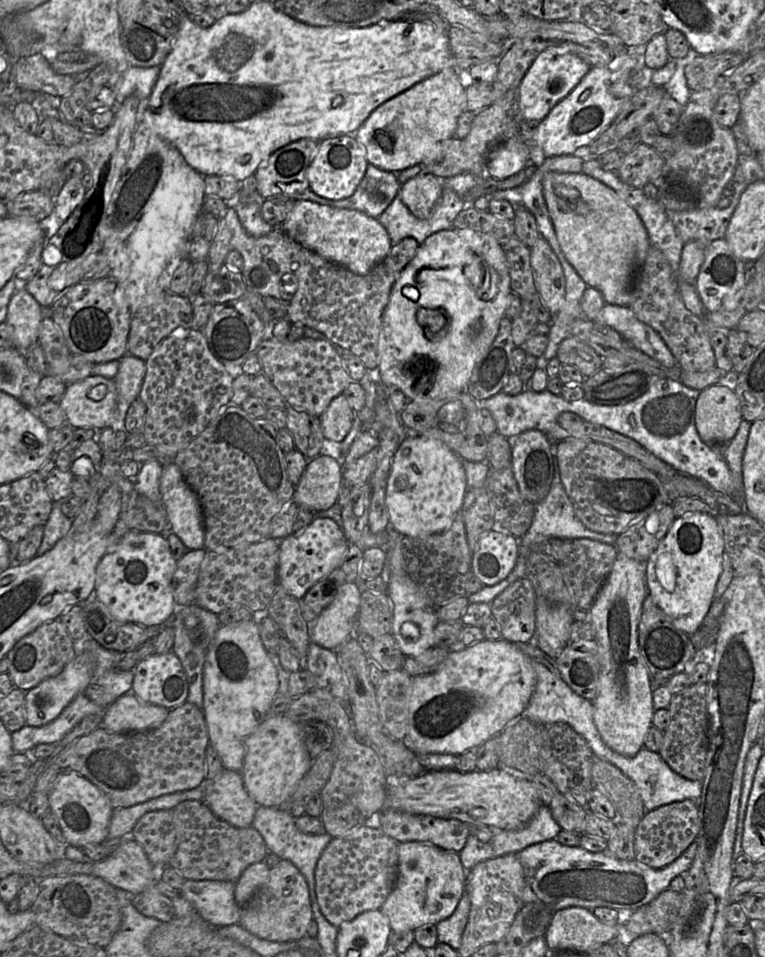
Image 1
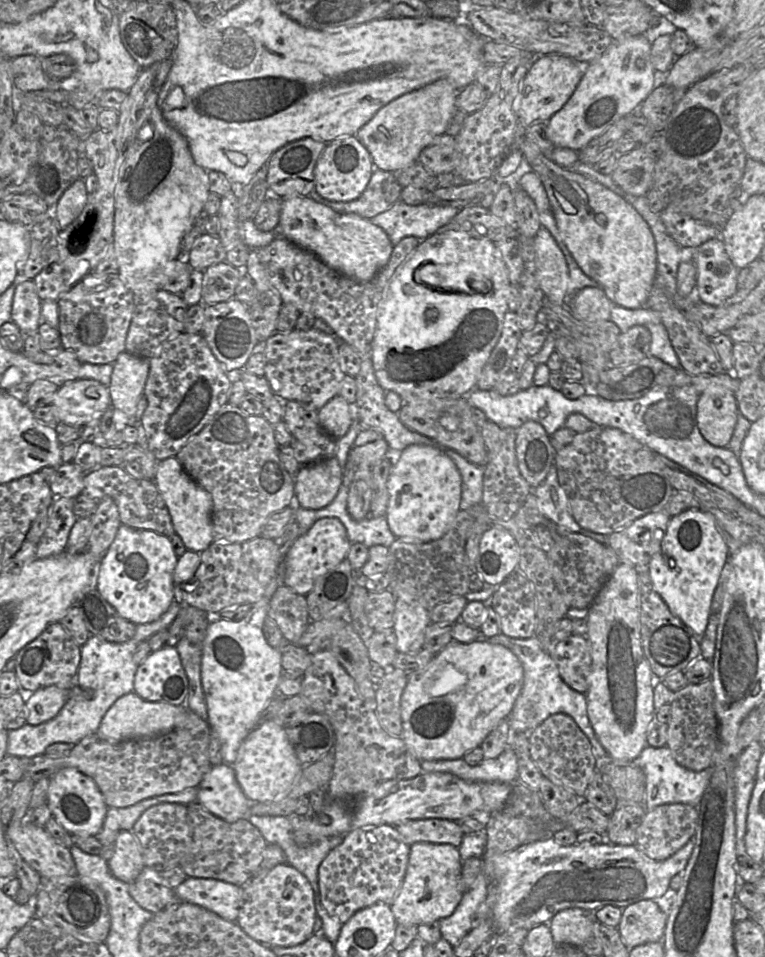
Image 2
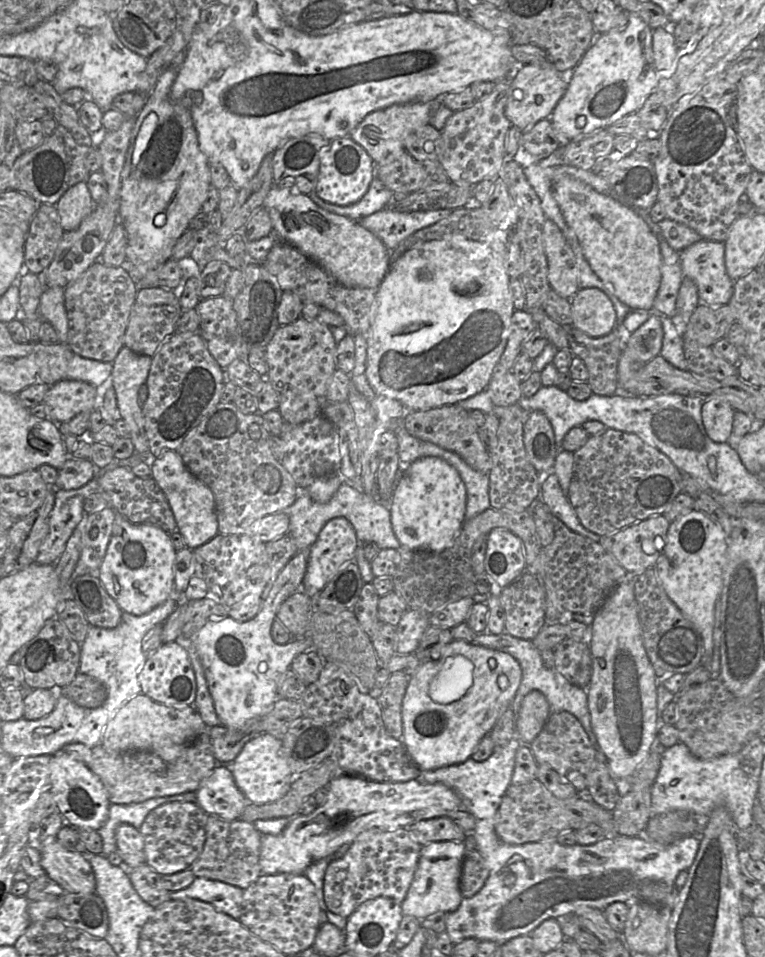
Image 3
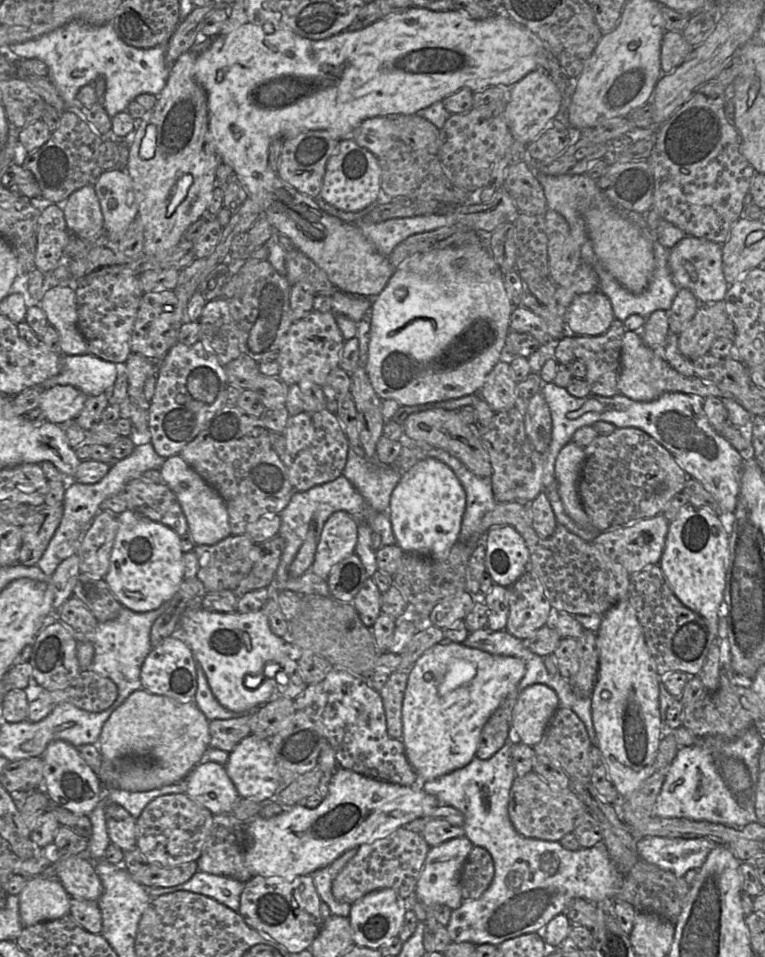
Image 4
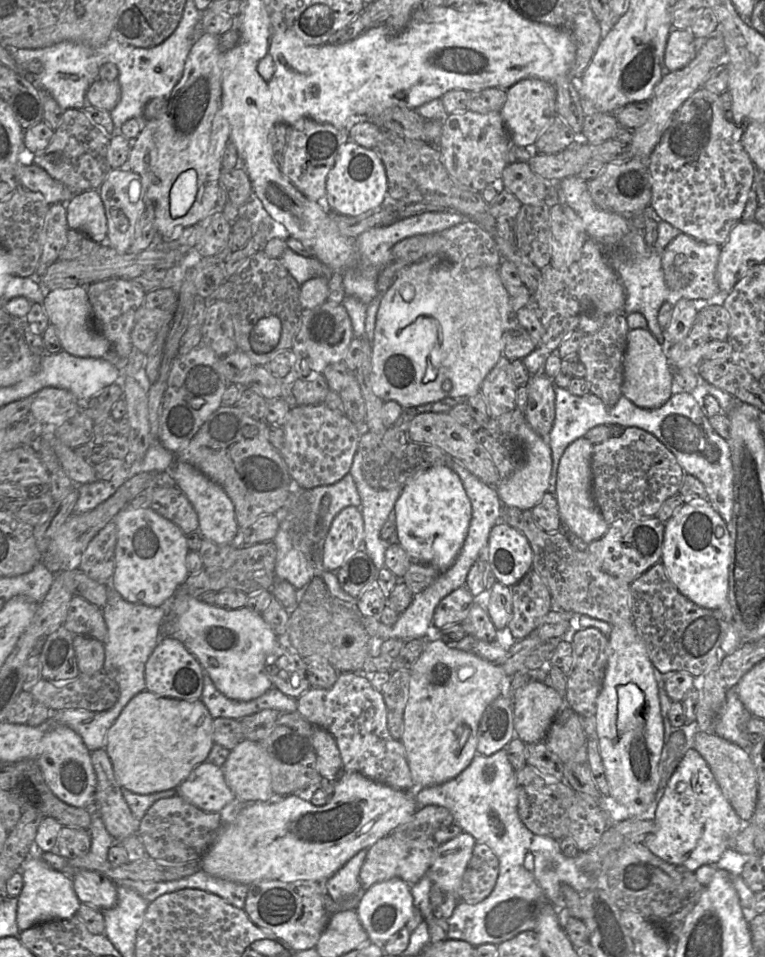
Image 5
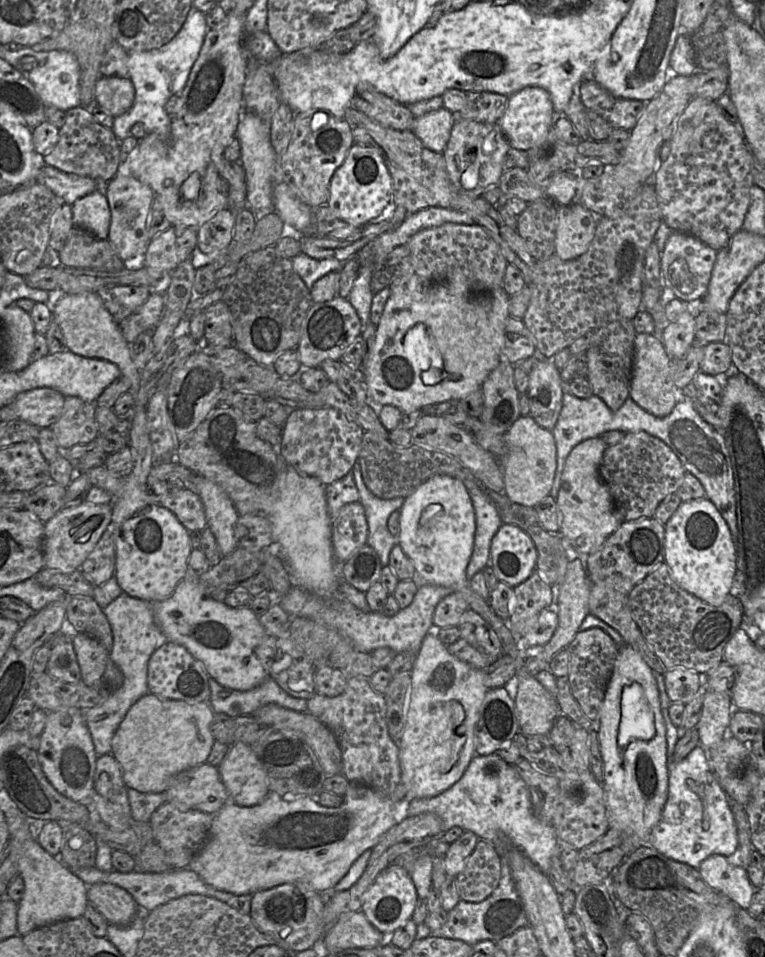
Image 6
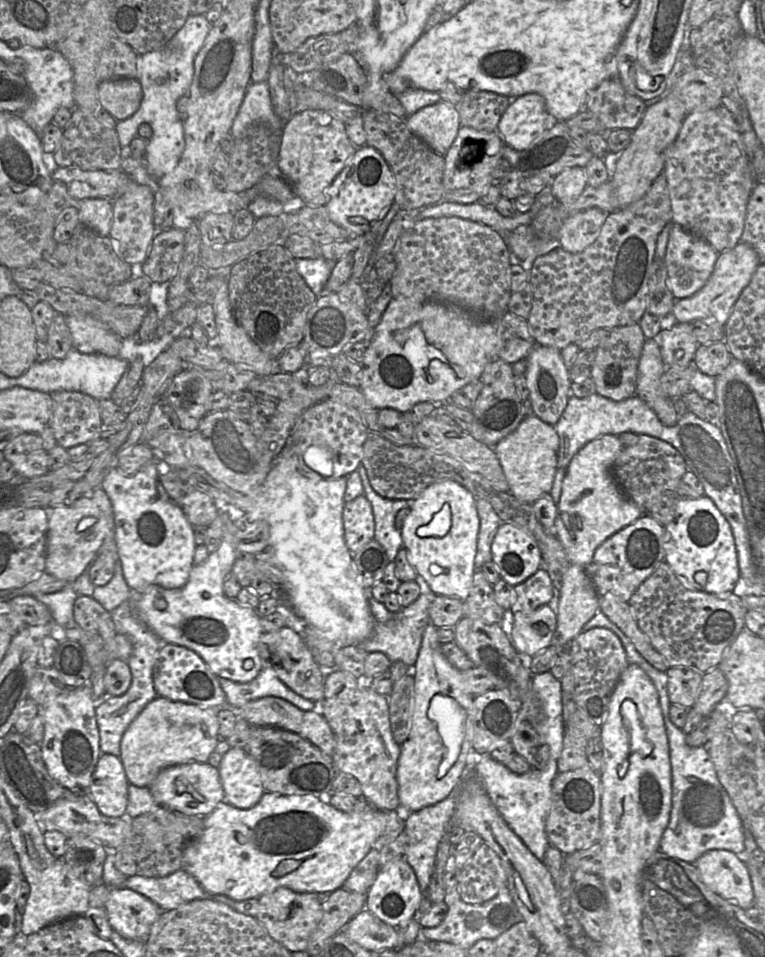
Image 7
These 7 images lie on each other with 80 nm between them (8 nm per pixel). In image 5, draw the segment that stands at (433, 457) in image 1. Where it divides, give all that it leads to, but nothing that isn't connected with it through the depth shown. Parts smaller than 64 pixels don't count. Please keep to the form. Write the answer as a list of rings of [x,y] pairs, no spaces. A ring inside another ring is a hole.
[[[434,466],[411,480],[397,499],[396,514],[399,544],[413,561],[430,564],[440,572],[455,562],[464,544],[472,517],[472,507],[463,483],[447,466]]]

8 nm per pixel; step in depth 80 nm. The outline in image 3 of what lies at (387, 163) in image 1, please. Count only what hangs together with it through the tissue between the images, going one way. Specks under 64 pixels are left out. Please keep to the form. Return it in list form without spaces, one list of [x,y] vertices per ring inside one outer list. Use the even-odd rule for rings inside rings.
[[[413,102],[407,104],[395,104],[390,107],[374,111],[367,115],[360,124],[352,131],[350,137],[372,158],[378,166],[393,153],[401,153],[405,150],[405,138],[417,128],[430,124],[433,109],[438,103]]]

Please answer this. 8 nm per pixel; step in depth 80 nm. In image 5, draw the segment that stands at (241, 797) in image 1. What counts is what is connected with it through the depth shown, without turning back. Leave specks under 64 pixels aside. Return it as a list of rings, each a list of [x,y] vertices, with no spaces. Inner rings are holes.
[[[208,761],[198,764],[176,788],[185,801],[207,812],[220,812],[235,799],[221,767]]]

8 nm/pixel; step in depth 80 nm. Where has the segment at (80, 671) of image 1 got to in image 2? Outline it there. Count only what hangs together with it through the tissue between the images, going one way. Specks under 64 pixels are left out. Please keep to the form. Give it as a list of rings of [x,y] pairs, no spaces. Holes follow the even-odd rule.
[[[47,686],[36,691],[19,689],[27,706],[26,723],[39,725],[53,719],[63,708],[69,689]]]

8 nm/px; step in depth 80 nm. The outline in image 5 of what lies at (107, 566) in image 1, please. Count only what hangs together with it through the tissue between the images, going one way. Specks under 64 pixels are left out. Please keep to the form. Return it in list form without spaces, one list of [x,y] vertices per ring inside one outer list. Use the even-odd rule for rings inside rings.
[[[127,506],[115,522],[117,543],[111,586],[127,602],[151,607],[163,605],[190,575],[186,563],[190,550],[185,534],[176,524],[150,508]]]

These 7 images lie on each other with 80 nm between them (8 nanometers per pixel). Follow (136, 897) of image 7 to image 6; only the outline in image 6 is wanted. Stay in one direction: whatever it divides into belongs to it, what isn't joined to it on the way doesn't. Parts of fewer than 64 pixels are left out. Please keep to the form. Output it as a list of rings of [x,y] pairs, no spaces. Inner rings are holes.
[[[110,883],[87,885],[87,898],[109,924],[127,926],[139,911],[137,902],[128,891]]]

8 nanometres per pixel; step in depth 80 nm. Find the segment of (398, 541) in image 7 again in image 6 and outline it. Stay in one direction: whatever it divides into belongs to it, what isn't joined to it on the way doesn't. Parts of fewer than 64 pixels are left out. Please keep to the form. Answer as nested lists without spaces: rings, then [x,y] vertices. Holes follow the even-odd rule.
[[[359,461],[354,464],[352,473],[368,523],[367,544],[377,552],[382,566],[389,566],[390,552],[398,541],[388,529],[388,519],[394,511],[400,511],[405,498],[382,499],[374,495],[364,482]]]

